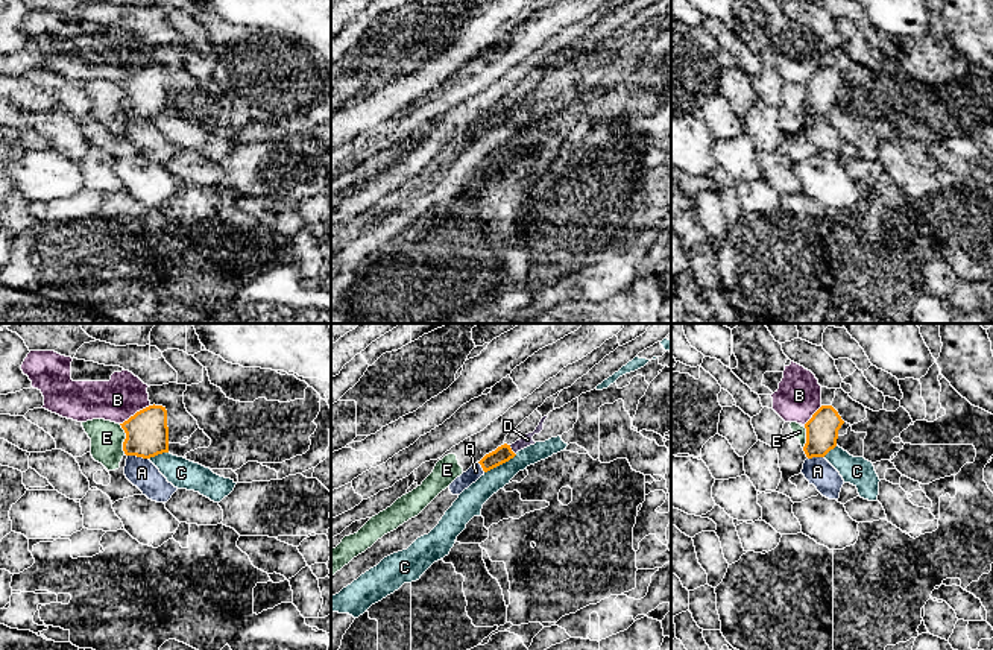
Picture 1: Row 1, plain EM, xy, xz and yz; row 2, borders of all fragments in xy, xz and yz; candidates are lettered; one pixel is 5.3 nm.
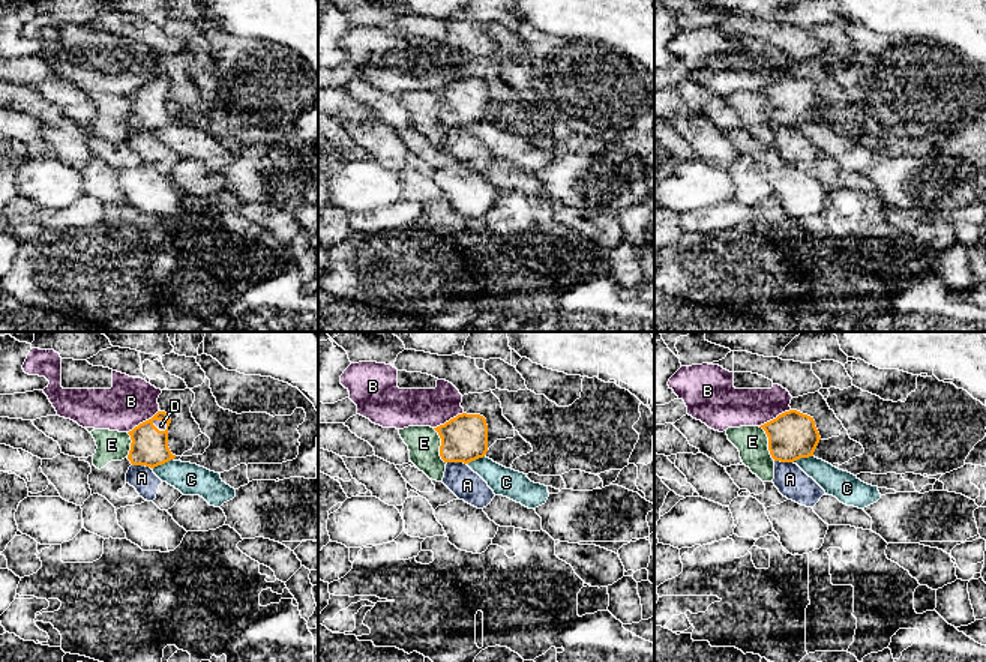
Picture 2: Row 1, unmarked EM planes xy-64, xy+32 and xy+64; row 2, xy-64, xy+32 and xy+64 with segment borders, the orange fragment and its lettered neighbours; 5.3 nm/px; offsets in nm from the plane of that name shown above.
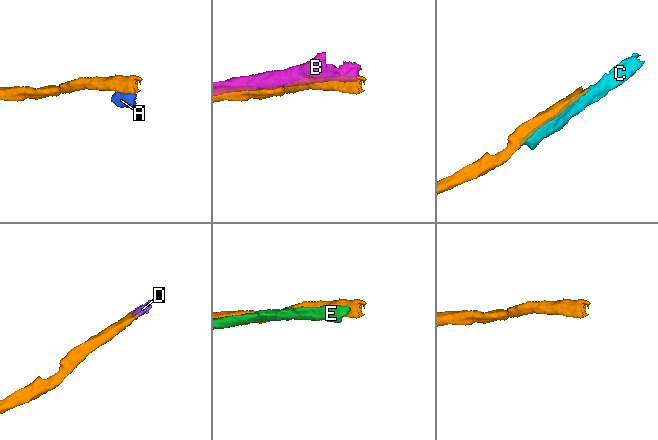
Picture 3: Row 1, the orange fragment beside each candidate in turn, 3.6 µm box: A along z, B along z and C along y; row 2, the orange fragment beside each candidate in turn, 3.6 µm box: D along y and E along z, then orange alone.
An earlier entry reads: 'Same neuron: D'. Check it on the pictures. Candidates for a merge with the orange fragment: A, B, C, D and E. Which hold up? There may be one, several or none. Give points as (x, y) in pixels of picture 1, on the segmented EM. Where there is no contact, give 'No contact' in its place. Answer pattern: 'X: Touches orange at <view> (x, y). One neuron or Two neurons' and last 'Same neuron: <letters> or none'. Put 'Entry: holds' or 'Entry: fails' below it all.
A: Touches orange at xy (138, 456). Two neurons
B: Touches orange at xy (135, 413). Two neurons
C: Touches orange at xz (500, 463). Two neurons
D: Touches orange at xz (510, 450). One neuron
E: Touches orange at xy (125, 439). Two neurons
Same neuron: D
Entry: holds

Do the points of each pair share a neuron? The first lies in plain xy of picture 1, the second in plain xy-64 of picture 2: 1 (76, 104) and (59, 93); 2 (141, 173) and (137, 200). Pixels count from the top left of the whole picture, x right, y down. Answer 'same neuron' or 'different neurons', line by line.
1: same neuron
2: same neuron

